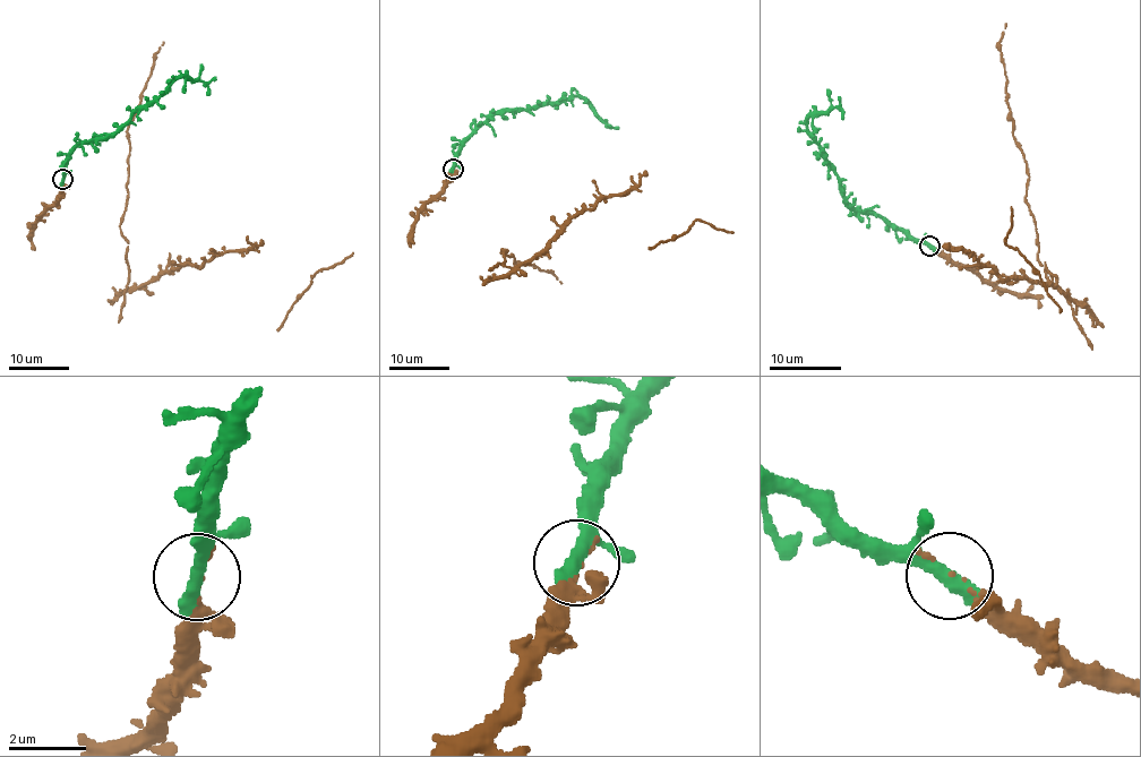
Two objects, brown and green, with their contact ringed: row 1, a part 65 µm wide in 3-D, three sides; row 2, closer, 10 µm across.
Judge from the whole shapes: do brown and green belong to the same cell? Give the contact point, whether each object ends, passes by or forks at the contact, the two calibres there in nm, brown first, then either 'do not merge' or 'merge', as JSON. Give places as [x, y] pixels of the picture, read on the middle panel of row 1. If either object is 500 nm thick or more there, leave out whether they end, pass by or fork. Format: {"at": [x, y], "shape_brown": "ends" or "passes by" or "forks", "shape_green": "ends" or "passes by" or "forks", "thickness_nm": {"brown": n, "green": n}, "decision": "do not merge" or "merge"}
{"at": [453, 169], "shape_brown": "ends", "shape_green": "ends", "thickness_nm": {"brown": 60, "green": 480}, "decision": "merge"}

